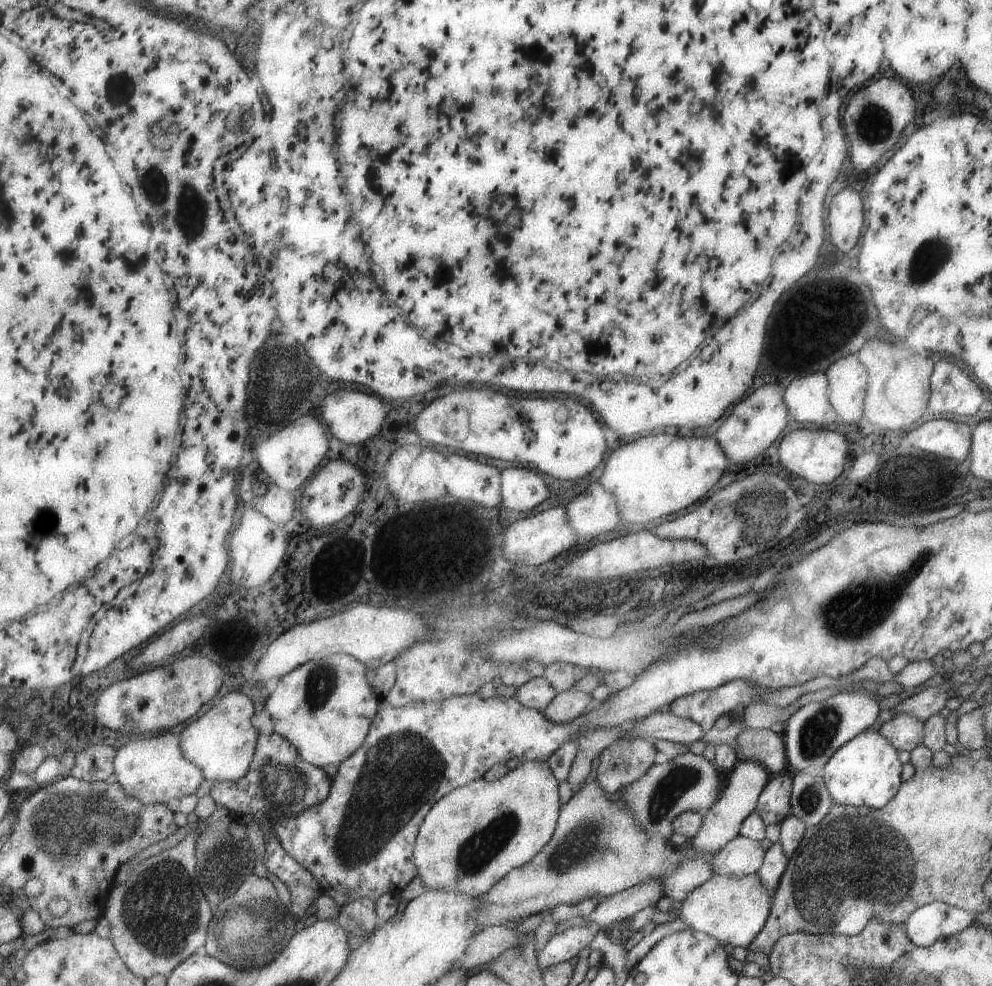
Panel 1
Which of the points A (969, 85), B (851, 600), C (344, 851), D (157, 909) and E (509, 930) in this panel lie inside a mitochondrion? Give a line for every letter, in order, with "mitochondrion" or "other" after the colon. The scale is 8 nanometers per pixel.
A: other
B: mitochondrion
C: other
D: mitochondrion
E: other

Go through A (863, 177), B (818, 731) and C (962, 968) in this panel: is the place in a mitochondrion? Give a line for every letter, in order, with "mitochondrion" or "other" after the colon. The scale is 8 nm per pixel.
A: other
B: mitochondrion
C: mitochondrion

